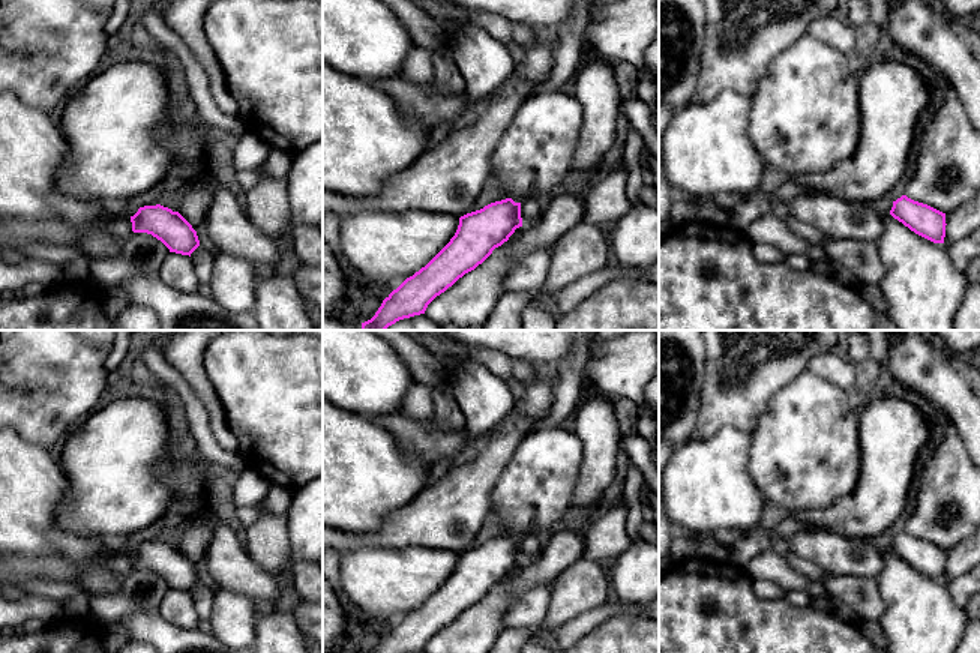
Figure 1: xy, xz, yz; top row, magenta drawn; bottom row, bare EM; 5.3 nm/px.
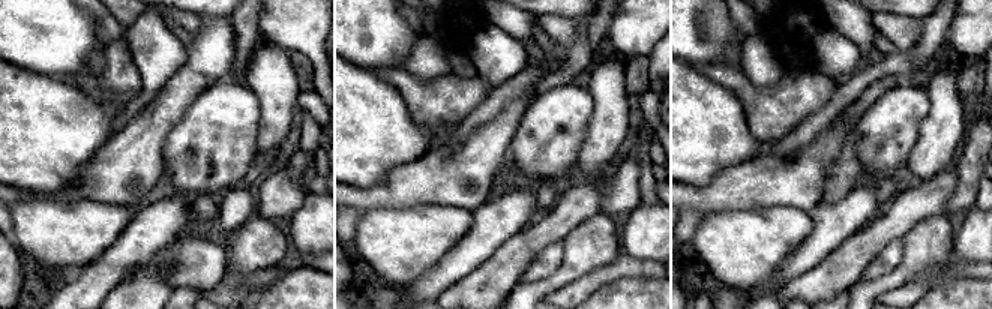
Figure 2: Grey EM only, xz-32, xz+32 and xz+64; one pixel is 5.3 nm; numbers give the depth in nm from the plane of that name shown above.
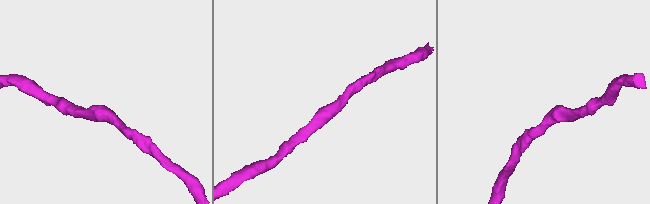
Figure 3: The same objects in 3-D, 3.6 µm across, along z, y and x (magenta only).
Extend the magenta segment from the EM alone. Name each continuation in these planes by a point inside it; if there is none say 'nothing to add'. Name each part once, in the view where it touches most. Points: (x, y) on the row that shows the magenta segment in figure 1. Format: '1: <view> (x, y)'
nothing to add

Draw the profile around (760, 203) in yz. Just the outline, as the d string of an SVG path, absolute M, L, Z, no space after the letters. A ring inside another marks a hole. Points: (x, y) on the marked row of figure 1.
M767 165L759 186L750 197L729 209L731 227L746 233L753 221L768 215L776 203L776 191L788 180L786 173Z

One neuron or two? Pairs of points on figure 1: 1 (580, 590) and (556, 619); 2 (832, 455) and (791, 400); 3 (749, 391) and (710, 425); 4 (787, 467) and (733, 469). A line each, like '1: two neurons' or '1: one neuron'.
1: one neuron
2: one neuron
3: one neuron
4: two neurons

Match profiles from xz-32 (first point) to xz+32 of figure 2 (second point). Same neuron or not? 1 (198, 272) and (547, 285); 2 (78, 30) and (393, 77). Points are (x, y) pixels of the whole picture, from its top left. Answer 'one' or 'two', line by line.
1: two
2: two

